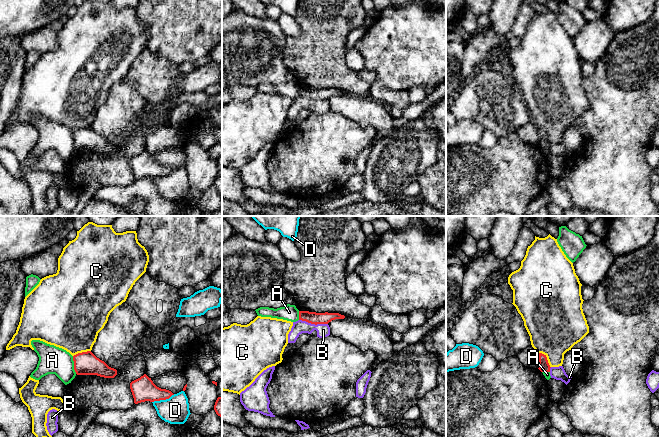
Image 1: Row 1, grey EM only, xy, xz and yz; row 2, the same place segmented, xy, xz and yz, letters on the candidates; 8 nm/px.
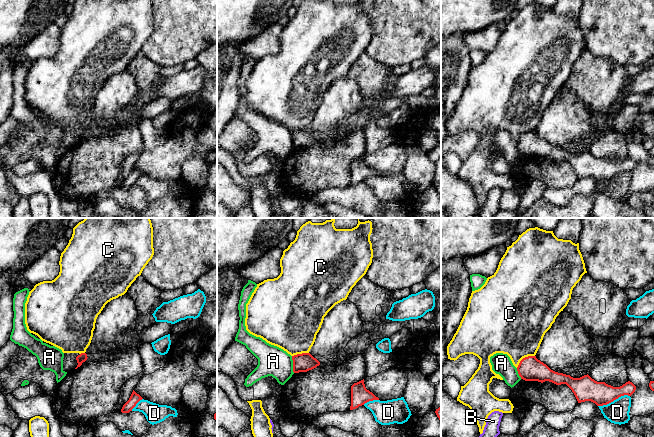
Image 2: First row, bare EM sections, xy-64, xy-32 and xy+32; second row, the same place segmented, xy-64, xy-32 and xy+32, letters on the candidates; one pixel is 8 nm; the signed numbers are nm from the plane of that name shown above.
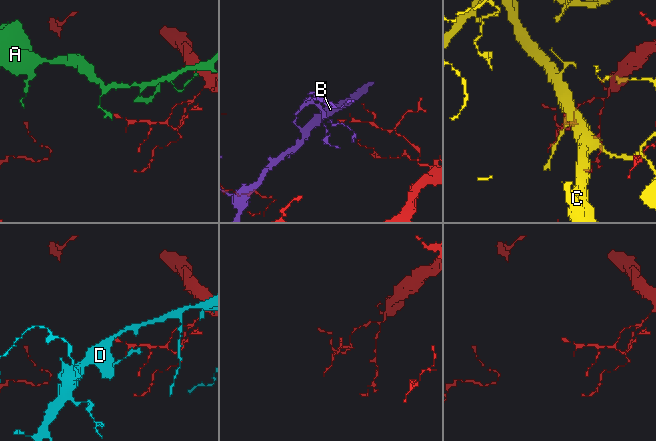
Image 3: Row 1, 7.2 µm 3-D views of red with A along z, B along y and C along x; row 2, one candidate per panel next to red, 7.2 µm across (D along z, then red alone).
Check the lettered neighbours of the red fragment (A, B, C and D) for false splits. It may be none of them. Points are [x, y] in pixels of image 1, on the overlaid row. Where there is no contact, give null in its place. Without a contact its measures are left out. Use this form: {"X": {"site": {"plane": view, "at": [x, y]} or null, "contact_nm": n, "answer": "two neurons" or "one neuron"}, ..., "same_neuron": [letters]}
{"A": {"site": {"plane": "xy", "at": [74, 365]}, "contact_nm": 150, "answer": "two neurons"}, "B": {"site": {"plane": "xz", "at": [313, 323]}, "contact_nm": 240, "answer": "two neurons"}, "C": {"site": {"plane": "yz", "at": [546, 359]}, "contact_nm": 160, "answer": "two neurons"}, "D": {"site": {"plane": "xy", "at": [163, 399]}, "contact_nm": 200, "answer": "two neurons"}, "same_neuron": []}

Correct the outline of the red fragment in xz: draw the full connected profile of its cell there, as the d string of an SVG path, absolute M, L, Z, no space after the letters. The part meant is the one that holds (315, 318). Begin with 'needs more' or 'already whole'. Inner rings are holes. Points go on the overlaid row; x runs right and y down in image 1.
already whole; M299 311L299 320L306 321L311 324L328 324L335 319L344 319L345 316L339 313L316 313L309 311Z

